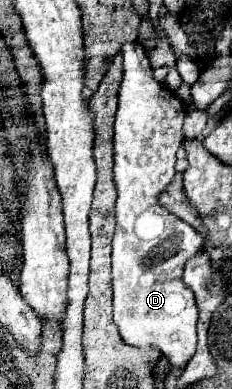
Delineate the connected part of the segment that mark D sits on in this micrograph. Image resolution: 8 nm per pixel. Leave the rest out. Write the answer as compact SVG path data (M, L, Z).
M125 43L121 47L121 53L123 53L123 81L121 81L121 89L119 89L119 109L117 109L117 117L115 117L115 139L113 139L113 145L115 145L115 167L113 167L113 173L115 173L115 185L117 185L117 205L115 205L115 215L117 215L117 227L115 227L115 235L113 235L113 319L115 319L115 325L119 327L119 333L121 333L121 339L127 343L127 345L133 345L133 347L155 347L159 349L171 365L175 367L185 367L191 357L195 355L195 347L197 347L197 303L195 303L195 297L193 293L189 291L189 287L183 283L181 275L183 275L183 265L187 263L189 257L197 255L201 245L203 245L203 237L185 221L181 221L179 217L175 217L173 213L169 213L165 207L159 205L159 195L165 191L165 187L171 183L173 175L175 175L175 151L181 147L181 143L185 141L183 137L183 119L187 115L187 105L175 97L163 83L157 83L153 79L153 69L151 69L151 63L149 63L149 55L147 51L141 47L141 43Z

